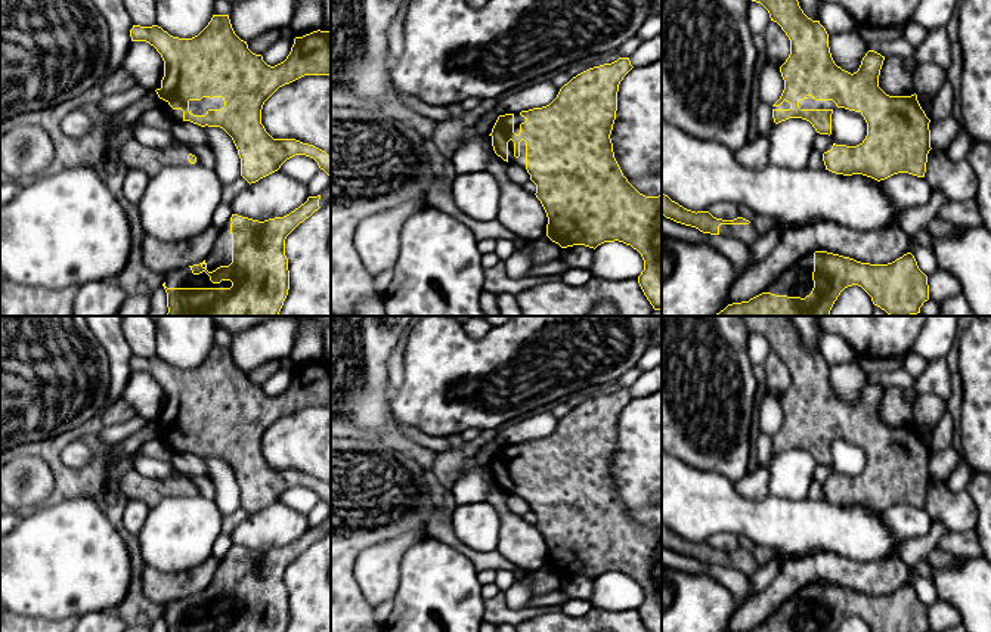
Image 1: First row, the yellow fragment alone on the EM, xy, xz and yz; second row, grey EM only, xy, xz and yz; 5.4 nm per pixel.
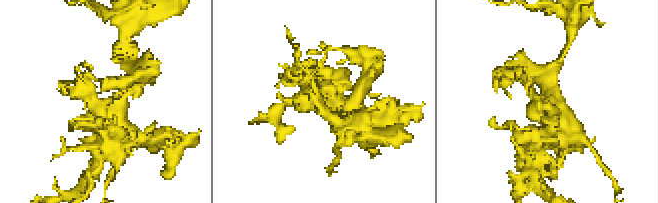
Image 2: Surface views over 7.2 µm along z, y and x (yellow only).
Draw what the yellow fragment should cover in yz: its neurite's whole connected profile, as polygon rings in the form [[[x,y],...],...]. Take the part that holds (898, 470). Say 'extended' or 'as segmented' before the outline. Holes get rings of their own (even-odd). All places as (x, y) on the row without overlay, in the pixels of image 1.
extended | [[[741,316],[747,329],[761,334],[769,344],[771,351],[777,353],[790,371],[790,385],[780,397],[784,411],[784,421],[780,430],[772,436],[772,449],[778,455],[789,449],[802,449],[812,455],[817,464],[831,465],[831,444],[836,439],[845,439],[860,443],[867,453],[867,467],[857,477],[836,475],[823,484],[826,501],[852,506],[863,505],[877,512],[885,511],[898,504],[908,504],[917,508],[925,508],[927,484],[930,478],[930,450],[922,440],[917,425],[911,427],[889,427],[879,418],[879,406],[885,387],[874,381],[868,381],[861,391],[857,403],[851,405],[837,397],[831,388],[829,378],[829,365],[820,351],[808,348],[799,337],[799,332],[786,316]]]

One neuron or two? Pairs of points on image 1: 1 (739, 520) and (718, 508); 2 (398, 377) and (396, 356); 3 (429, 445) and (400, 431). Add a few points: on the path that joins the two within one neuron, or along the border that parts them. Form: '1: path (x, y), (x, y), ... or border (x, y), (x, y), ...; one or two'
1: path (734, 516), (722, 510); one
2: path (396, 372), (396, 361); one
3: path (421, 442), (408, 434); one

